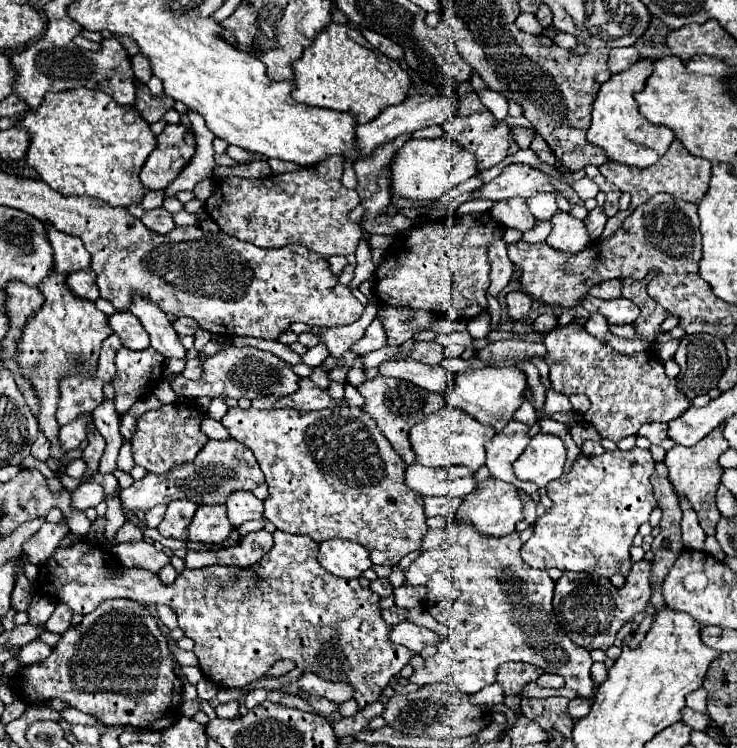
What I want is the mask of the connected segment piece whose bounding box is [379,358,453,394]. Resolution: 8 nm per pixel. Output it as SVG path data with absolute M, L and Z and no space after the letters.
M395 360L395 362L383 362L379 366L379 372L383 376L393 376L393 378L403 378L409 380L413 384L417 384L419 388L425 388L429 392L449 392L451 382L453 382L453 374L447 372L441 364L437 366L427 366L415 360Z

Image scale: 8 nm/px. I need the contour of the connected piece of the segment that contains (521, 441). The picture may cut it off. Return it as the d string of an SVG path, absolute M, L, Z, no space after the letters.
M511 420L501 432L493 436L493 440L489 440L489 444L485 444L485 450L487 450L487 468L493 478L505 480L532 495L538 491L538 487L533 483L520 481L513 474L513 462L527 448L529 440L531 440L529 426Z

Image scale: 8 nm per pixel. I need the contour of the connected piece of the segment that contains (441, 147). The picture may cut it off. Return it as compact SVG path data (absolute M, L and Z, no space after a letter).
M445 136L433 138L433 140L407 140L393 160L391 166L393 182L391 182L391 194L413 198L413 200L437 200L445 196L451 188L457 184L469 180L471 176L477 176L477 158L471 152L465 152L465 148L457 148L457 144L449 144Z

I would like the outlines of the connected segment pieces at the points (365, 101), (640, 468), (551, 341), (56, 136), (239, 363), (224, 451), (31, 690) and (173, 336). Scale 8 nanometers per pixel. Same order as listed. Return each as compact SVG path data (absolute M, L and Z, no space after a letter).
M329 24L293 64L293 100L307 106L349 112L357 116L359 124L373 120L387 106L401 104L411 86L411 78L397 60L389 60L381 52L363 44L367 44L367 40L359 30L345 24Z
M639 448L627 452L611 450L601 456L578 456L573 468L569 470L569 478L557 478L547 486L547 496L553 500L553 506L535 522L533 536L521 548L523 560L539 570L559 568L563 572L587 572L605 578L611 578L613 574L627 576L633 566L629 554L633 536L637 534L639 526L649 520L653 508L657 508L657 500L649 482L653 468L655 462L651 452Z
M573 322L555 328L541 336L549 364L549 380L553 390L571 396L585 394L591 400L591 408L585 414L585 422L591 424L603 438L619 442L647 422L671 422L691 406L691 400L677 388L675 380L665 376L663 364L647 354L623 356L609 344L591 336L581 324Z
M75 88L71 92L47 94L45 102L37 110L27 110L25 118L19 122L31 132L31 146L27 150L27 164L37 170L39 178L63 196L91 196L99 198L109 206L129 208L141 204L147 194L139 180L139 172L147 156L157 146L157 136L151 132L149 124L133 106L117 104L109 94L101 90Z
M225 346L225 350L217 352L215 356L211 356L211 358L201 356L201 360L203 360L205 372L199 380L187 380L181 374L169 374L169 372L163 374L179 398L201 398L201 396L217 398L217 396L223 396L223 398L249 398L249 400L253 400L261 394L287 396L297 390L299 376L291 370L291 366L285 360L281 360L269 352L257 350L257 348Z
M209 440L205 448L189 462L181 464L169 474L145 474L141 480L133 482L133 486L121 490L123 510L129 514L147 512L157 504L169 504L173 500L193 500L195 504L225 504L227 496L237 490L253 492L259 484L263 484L263 472L253 456L253 452L237 442L237 440Z
M117 598L117 600L101 602L97 610L89 612L89 616L83 616L81 624L75 624L65 634L61 634L61 640L57 642L53 654L47 660L31 664L29 668L21 668L13 677L16 682L13 689L20 690L21 677L21 692L29 702L35 700L51 702L59 698L69 708L91 714L107 726L125 724L133 728L159 732L171 726L175 718L181 716L183 682L177 678L173 668L175 668L175 656L171 654L167 646L167 638L161 634L151 612L143 604Z
M135 294L131 298L129 312L133 312L133 316L139 318L143 328L151 336L151 346L159 354L163 354L165 358L185 358L187 350L181 346L179 336L173 330L167 314L161 308L157 308L157 304L153 304L147 296Z

